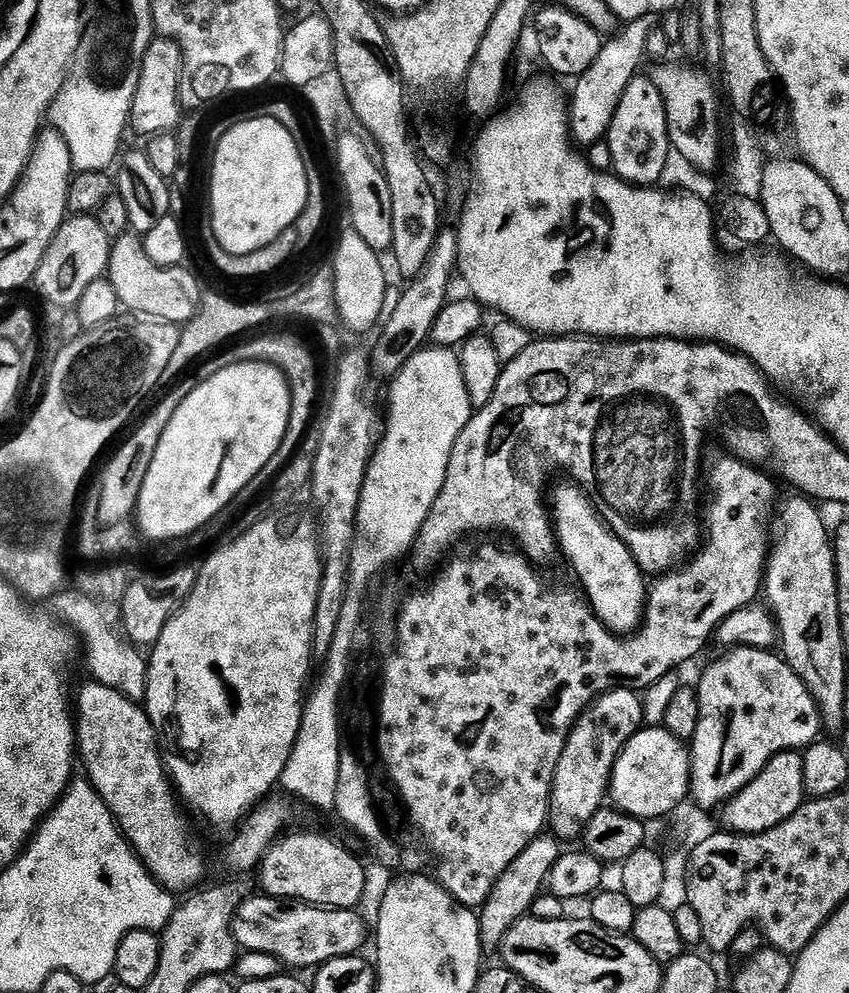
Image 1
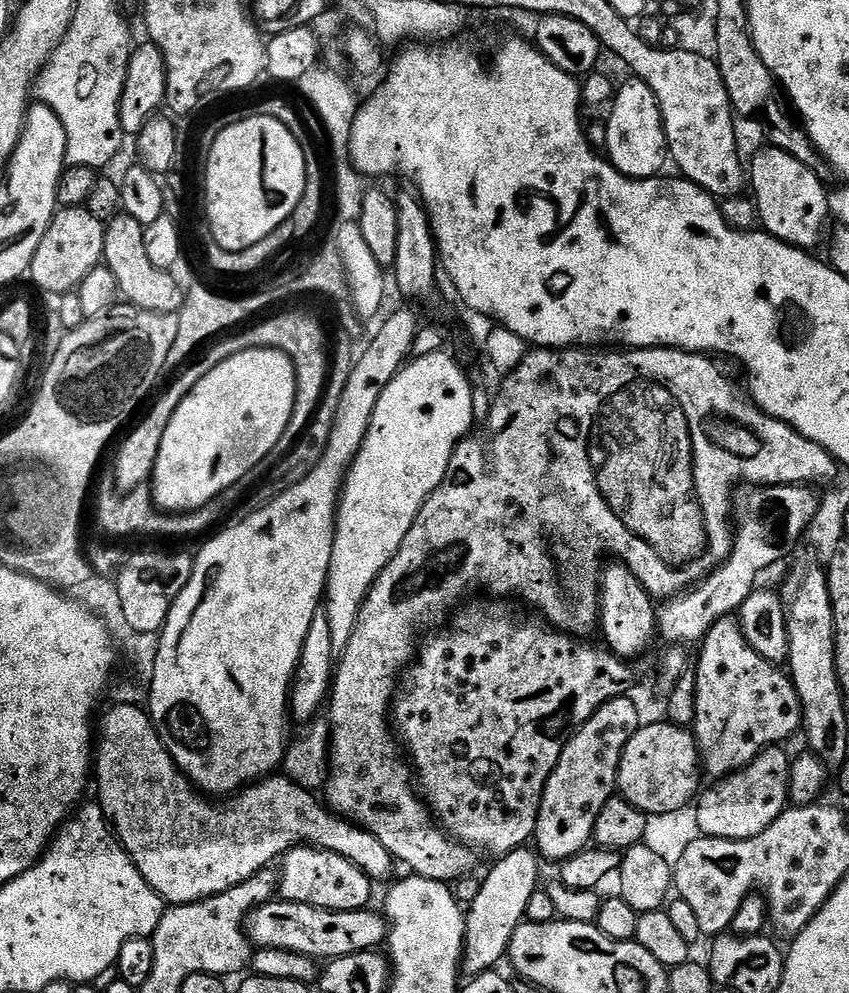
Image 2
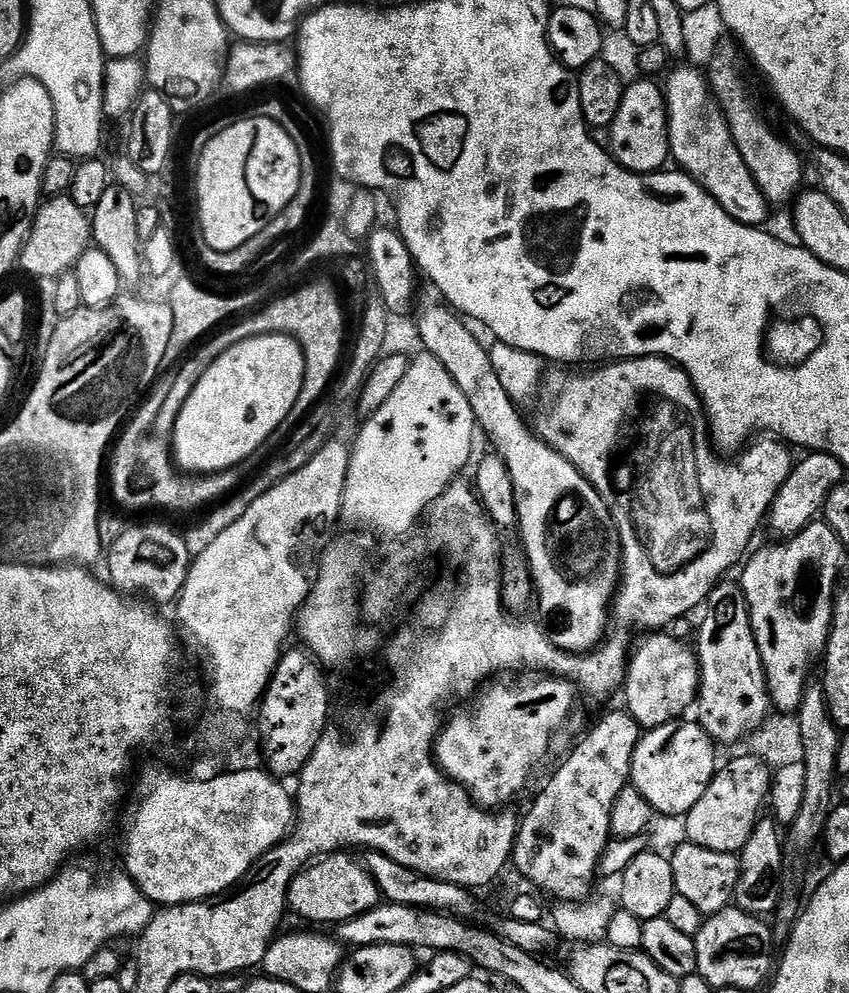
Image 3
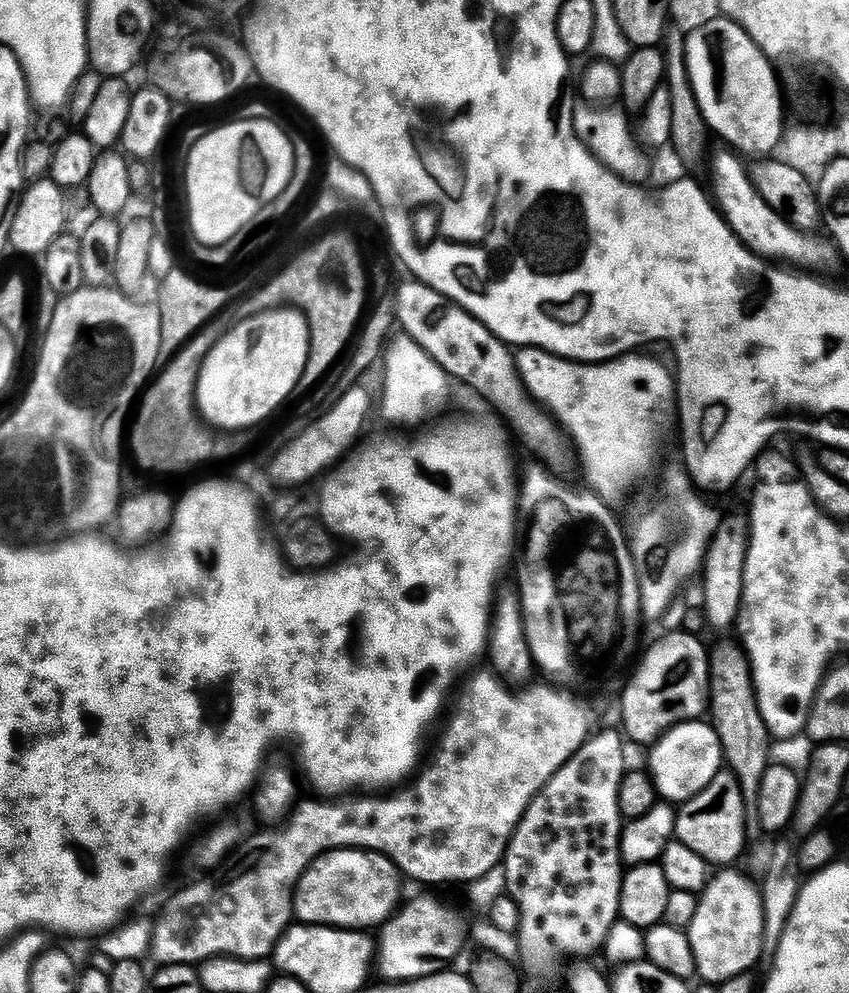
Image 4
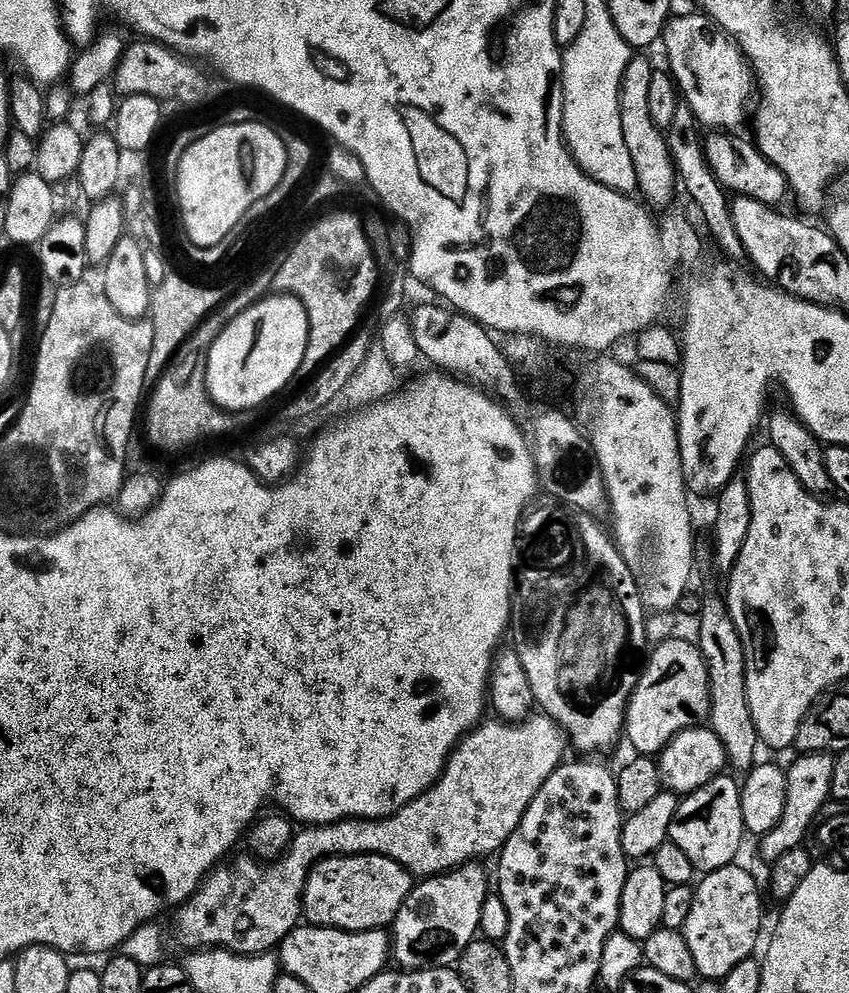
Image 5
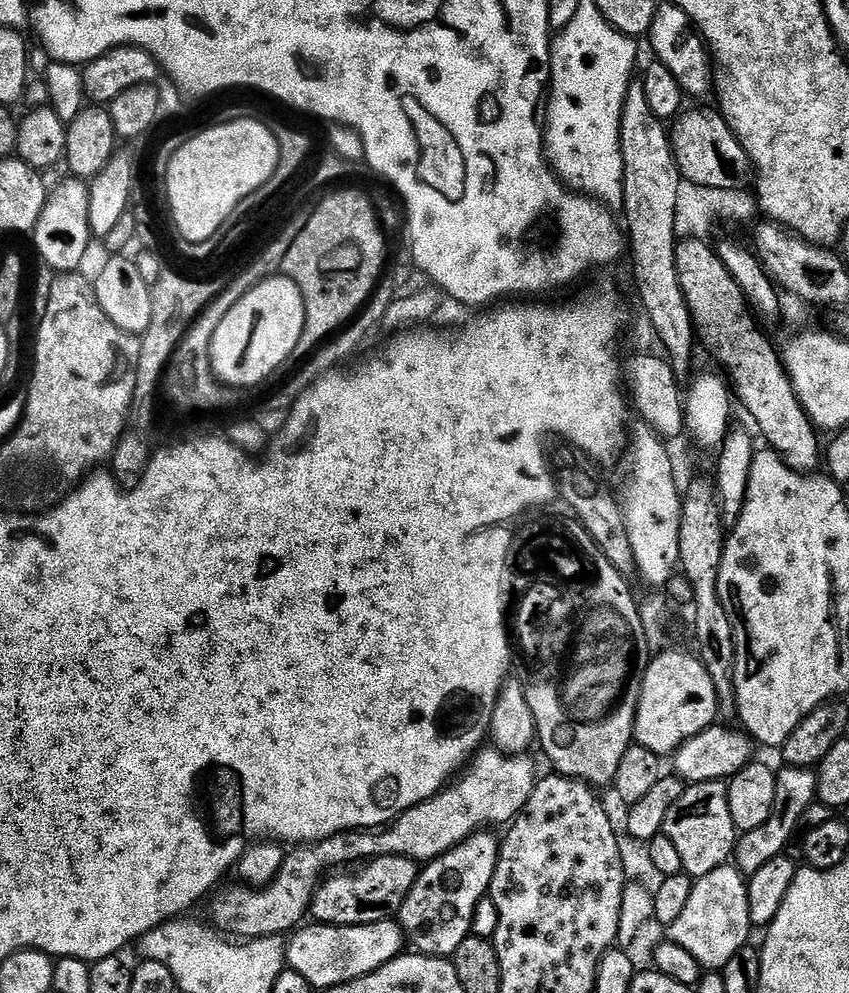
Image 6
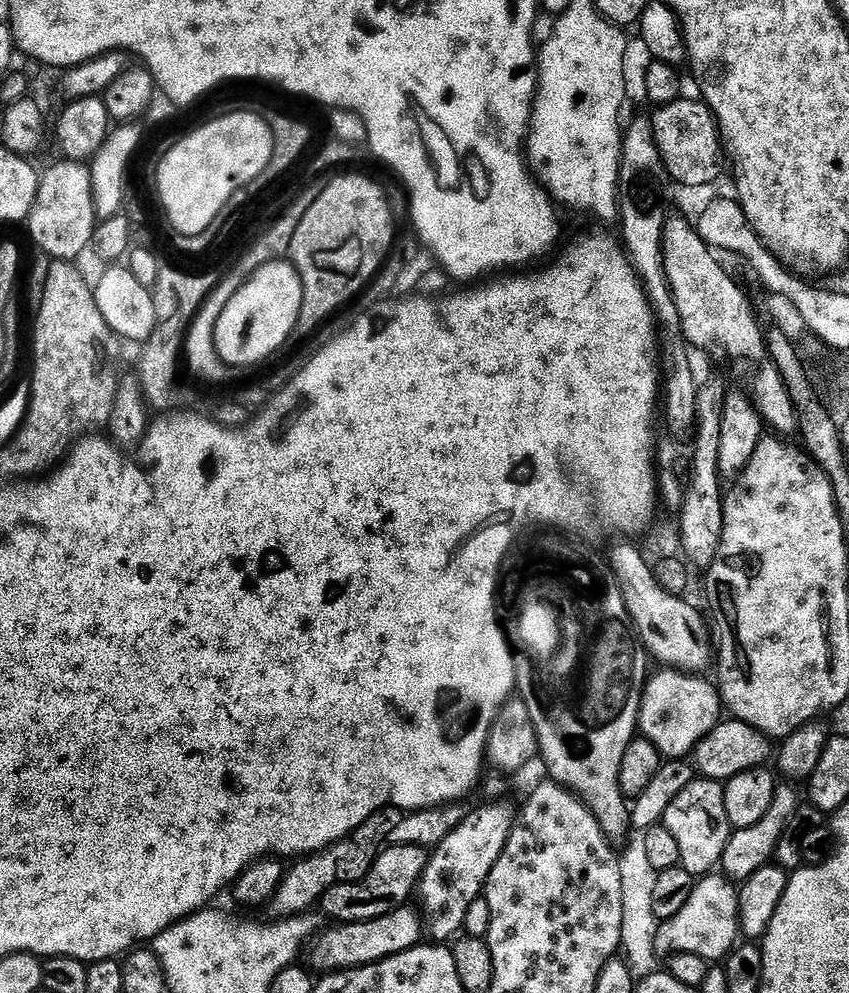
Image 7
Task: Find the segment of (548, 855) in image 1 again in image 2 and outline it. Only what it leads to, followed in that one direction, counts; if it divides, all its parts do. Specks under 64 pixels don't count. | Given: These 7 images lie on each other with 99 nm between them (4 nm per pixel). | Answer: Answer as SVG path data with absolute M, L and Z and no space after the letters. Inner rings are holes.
M531 847L516 848L513 852L507 852L499 857L496 864L480 880L478 894L467 905L464 921L466 922L466 934L464 935L464 963L462 972L465 977L481 976L484 972L493 971L496 963L507 957L510 938L514 938L514 930L518 930L520 924L525 923L530 906L530 898L538 891L536 884L540 880L540 864L542 860Z

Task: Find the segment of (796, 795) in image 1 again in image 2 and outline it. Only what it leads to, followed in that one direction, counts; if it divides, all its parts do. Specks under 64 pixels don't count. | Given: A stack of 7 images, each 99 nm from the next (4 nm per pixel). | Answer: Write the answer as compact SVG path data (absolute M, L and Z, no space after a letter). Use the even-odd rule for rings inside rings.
M780 746L764 748L743 768L730 775L717 779L716 784L708 793L705 791L699 797L695 805L698 812L698 824L701 833L706 836L713 836L719 840L749 840L755 836L760 836L762 830L766 830L774 821L781 816L784 809L789 807L788 783L790 782L790 770L792 761L789 753L784 753L785 749Z

